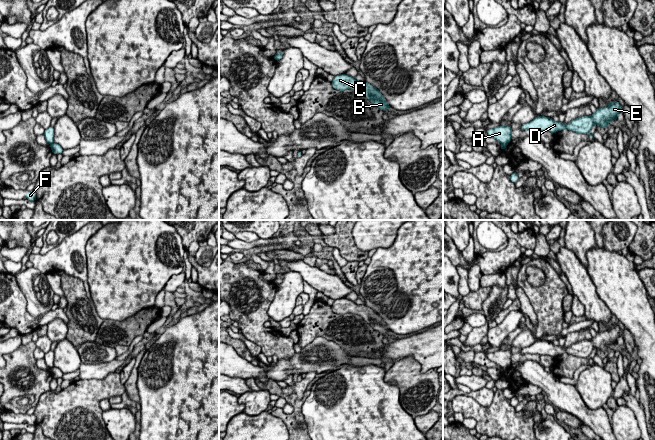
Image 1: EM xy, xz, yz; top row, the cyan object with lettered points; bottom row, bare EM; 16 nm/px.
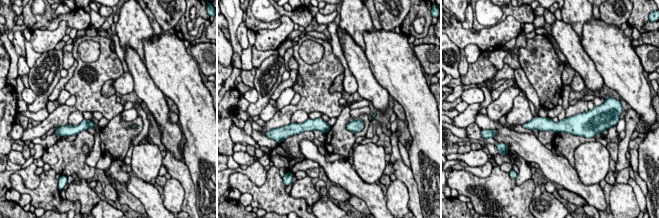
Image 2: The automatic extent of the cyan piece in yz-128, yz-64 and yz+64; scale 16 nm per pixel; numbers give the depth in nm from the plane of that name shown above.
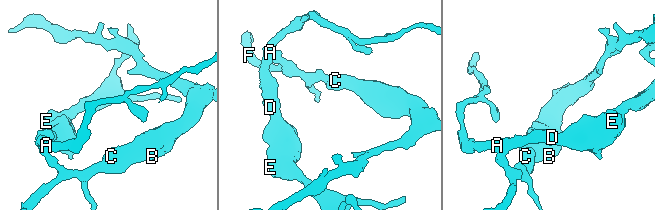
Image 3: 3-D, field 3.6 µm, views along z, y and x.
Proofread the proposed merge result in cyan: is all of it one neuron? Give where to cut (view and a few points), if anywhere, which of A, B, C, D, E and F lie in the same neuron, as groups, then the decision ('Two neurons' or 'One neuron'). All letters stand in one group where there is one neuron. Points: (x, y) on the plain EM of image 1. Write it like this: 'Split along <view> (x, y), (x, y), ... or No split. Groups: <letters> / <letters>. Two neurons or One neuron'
Split along xy (53, 365), (51, 368). Groups: A D E / B C F. Two neurons

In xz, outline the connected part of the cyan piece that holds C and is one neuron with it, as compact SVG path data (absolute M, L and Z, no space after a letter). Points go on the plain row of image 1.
M346 298L335 299L332 304L332 311L340 315L347 313L357 314L361 316L374 330L382 335L391 332L377 312L366 305L358 305L352 300Z

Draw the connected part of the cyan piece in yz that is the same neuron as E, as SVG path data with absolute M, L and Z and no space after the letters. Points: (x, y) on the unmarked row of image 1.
M611 325L604 332L597 332L591 340L581 340L567 348L554 345L550 341L536 340L531 346L521 348L520 353L539 356L547 355L553 358L563 353L568 353L579 358L588 358L589 361L593 361L593 358L589 356L594 348L607 353L609 351L608 346L617 344L617 340L620 336L622 336L620 327L618 325Z

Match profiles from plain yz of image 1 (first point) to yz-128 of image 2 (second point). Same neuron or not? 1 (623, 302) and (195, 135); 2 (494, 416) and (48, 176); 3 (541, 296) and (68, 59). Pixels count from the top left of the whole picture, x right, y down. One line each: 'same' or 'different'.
1: same
2: same
3: different

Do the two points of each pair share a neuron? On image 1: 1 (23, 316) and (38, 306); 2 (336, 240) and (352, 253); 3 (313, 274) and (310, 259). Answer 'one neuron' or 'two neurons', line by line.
1: two neurons
2: one neuron
3: two neurons

